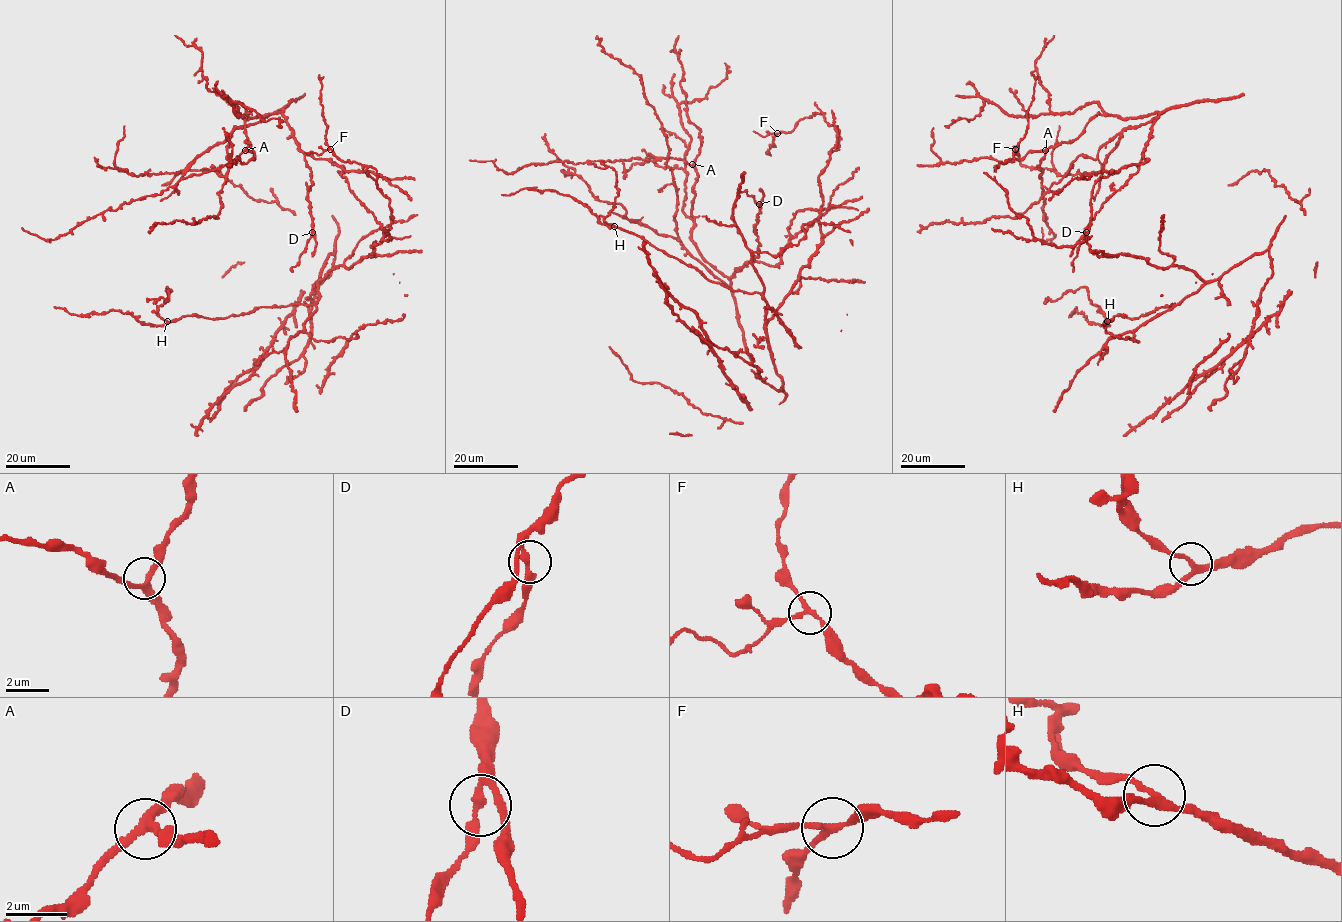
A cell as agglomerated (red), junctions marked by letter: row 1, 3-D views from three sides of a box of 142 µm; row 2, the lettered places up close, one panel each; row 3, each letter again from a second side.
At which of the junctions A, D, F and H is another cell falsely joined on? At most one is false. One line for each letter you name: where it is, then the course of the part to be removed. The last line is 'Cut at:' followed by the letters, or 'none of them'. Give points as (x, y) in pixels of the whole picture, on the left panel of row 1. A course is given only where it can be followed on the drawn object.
F: (330, 149) | (330, 148), (318, 155), (305, 152)
Cut at: F

